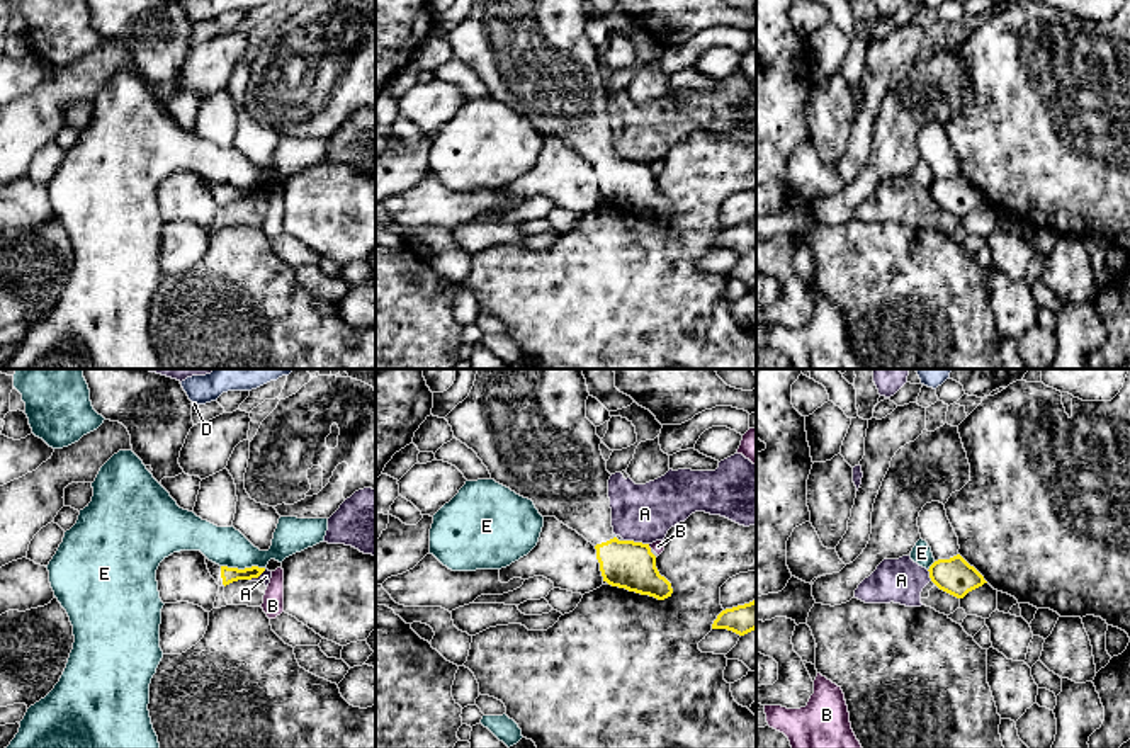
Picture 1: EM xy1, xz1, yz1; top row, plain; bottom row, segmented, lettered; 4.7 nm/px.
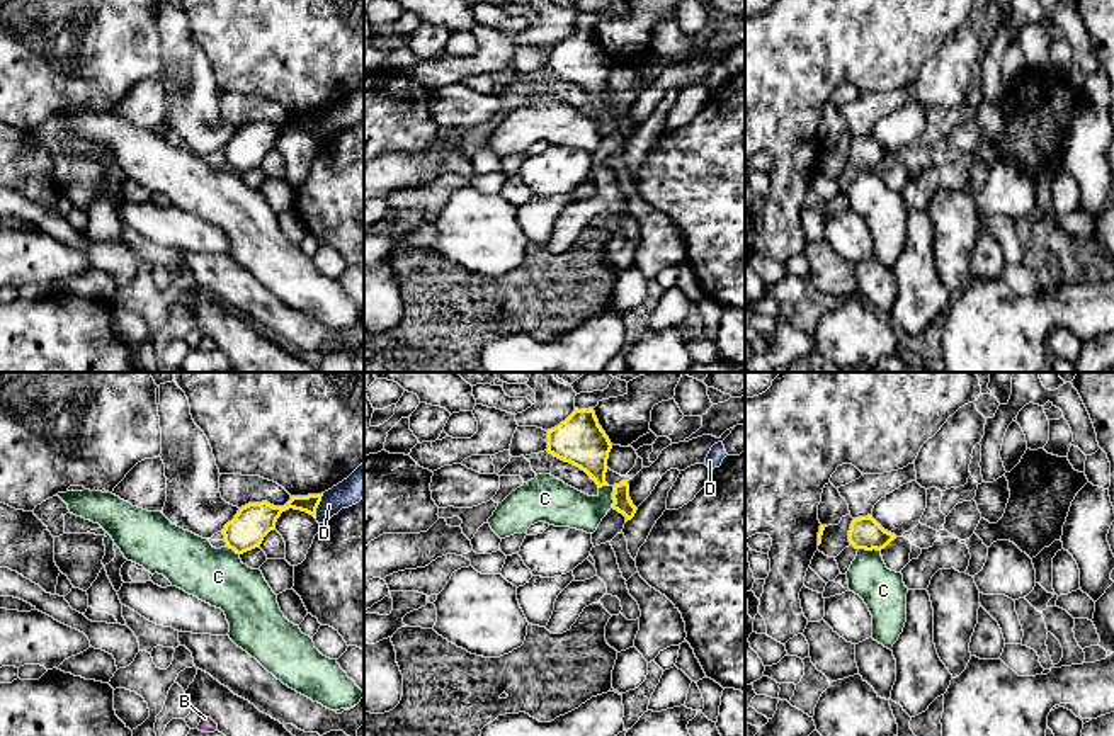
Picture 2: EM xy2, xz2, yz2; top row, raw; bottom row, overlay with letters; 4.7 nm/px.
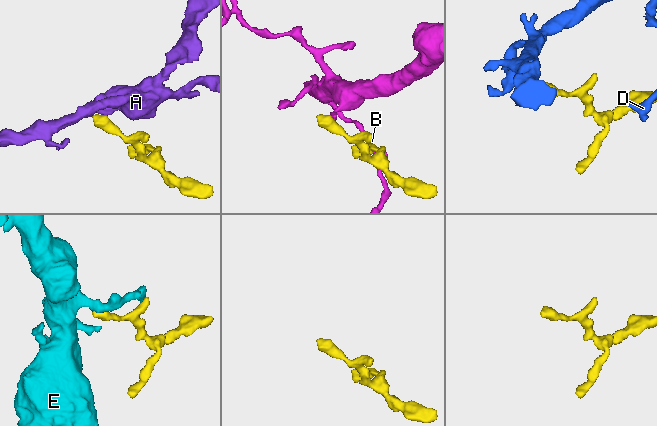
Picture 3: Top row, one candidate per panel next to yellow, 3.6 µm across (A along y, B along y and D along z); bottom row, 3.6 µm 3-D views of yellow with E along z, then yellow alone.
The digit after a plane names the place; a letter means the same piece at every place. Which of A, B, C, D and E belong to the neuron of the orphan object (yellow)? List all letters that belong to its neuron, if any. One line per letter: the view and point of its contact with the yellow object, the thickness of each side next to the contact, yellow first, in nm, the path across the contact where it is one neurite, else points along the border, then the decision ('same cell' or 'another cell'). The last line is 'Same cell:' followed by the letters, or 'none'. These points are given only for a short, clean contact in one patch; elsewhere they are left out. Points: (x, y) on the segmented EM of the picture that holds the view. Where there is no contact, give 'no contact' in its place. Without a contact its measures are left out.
A: contact xz1 (636, 543); calibres 220 and 280 nm; border xz1 (624, 539), (648, 544); another cell
B: contact xz1 (648, 546); calibres 220 and 60 nm; border xz1 (648, 544), (651, 548); another cell
C: contact xz2 (613, 497); calibres 90 and 200 nm; border xz2 (614, 486), (611, 507); another cell
D: contact xy2 (318, 503); calibres 100 and 140 nm; another cell
E: contact xy1 (245, 568); calibres 70 and 190 nm; border xy1 (221, 565), (264, 568); another cell
Same cell: none

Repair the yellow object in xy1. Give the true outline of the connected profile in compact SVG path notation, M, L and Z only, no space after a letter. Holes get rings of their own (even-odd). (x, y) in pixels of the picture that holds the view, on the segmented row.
M206 558L207 570L219 586L226 586L238 580L258 578L265 568L251 566L245 570L219 566Z

